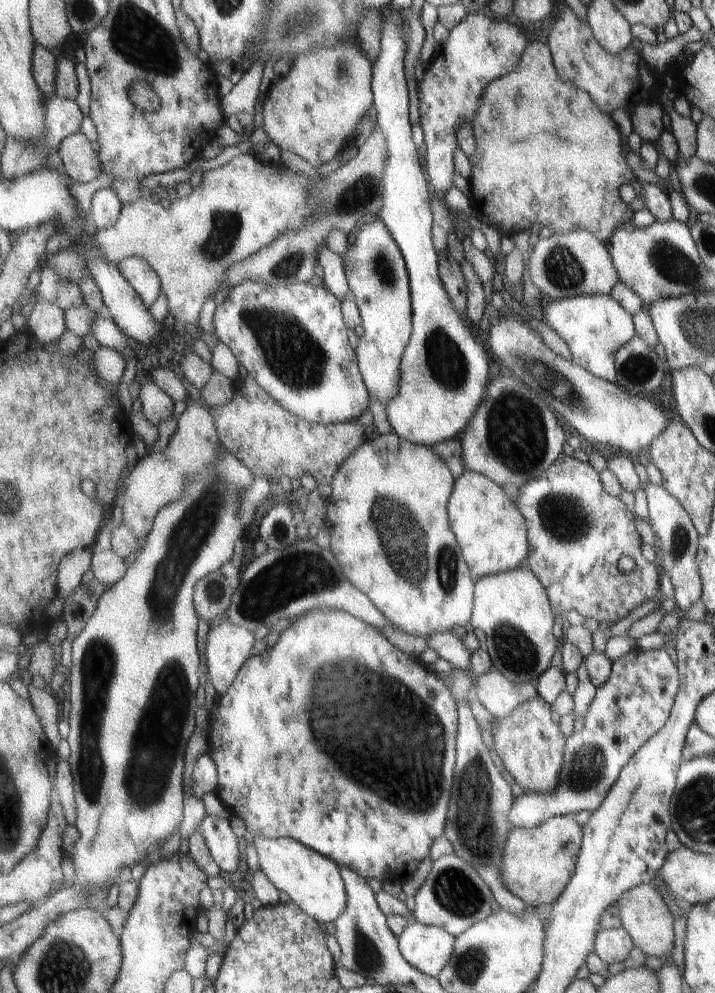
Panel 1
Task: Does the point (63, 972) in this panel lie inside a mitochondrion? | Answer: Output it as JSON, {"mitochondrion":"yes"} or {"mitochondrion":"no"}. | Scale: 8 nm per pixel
{"mitochondrion":"yes"}

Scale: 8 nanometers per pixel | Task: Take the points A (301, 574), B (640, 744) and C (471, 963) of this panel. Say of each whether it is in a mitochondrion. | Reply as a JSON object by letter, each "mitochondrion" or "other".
{"A":"mitochondrion","B":"other","C":"mitochondrion"}

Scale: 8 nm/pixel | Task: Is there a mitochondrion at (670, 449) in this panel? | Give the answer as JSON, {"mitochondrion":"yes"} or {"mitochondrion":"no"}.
{"mitochondrion":"no"}

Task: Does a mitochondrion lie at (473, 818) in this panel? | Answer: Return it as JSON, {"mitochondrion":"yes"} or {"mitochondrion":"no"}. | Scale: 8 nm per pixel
{"mitochondrion":"yes"}

